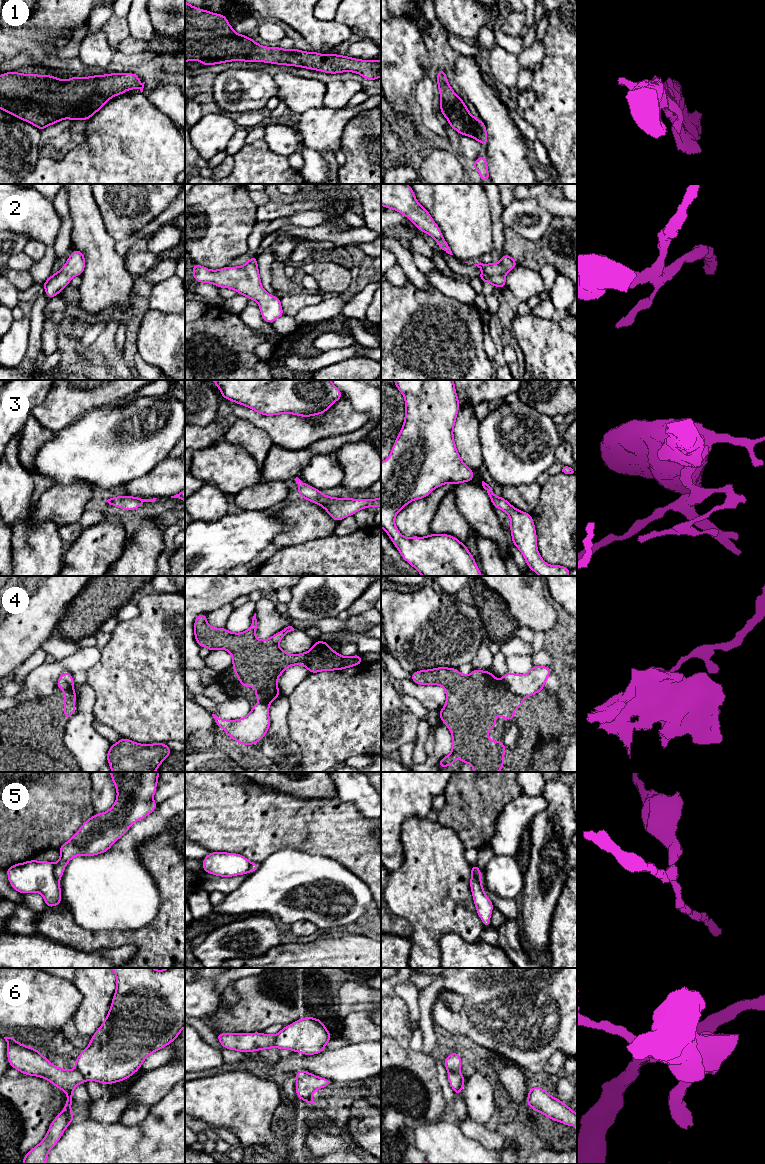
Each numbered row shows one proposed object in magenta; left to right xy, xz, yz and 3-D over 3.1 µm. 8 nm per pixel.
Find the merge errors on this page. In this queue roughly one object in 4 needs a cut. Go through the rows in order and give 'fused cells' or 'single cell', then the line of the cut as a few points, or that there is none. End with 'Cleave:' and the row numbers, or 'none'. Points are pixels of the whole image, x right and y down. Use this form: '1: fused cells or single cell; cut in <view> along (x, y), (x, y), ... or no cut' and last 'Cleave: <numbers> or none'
1: single cell; no cut
2: single cell; no cut
3: single cell; no cut
4: fused cells; cut in yz along (501, 680), (511, 691), (519, 696)
5: fused cells; cut in xy along (54, 864), (54, 876), (58, 880)
6: fused cells; cut in xy along (76, 1068), (85, 1080)
Cleave: 4, 5, 6

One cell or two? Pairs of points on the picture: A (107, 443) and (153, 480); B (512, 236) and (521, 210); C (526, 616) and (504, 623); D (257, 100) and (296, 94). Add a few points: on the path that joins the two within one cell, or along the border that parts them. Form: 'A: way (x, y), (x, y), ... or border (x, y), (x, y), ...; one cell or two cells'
A: border (164, 459), (145, 474), (131, 479), (126, 484); two cells
B: border (505, 226), (516, 231), (526, 239), (536, 240); two cells
C: border (503, 599), (510, 616), (518, 627); two cells
D: border (273, 77), (276, 83), (276, 95); two cells

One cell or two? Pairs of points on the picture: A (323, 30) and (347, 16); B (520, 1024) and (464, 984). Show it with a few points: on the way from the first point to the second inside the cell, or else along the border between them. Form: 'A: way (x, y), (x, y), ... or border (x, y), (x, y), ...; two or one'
A: border (334, 19), (343, 23), (352, 33); two
B: way (506, 1010), (478, 984); one

